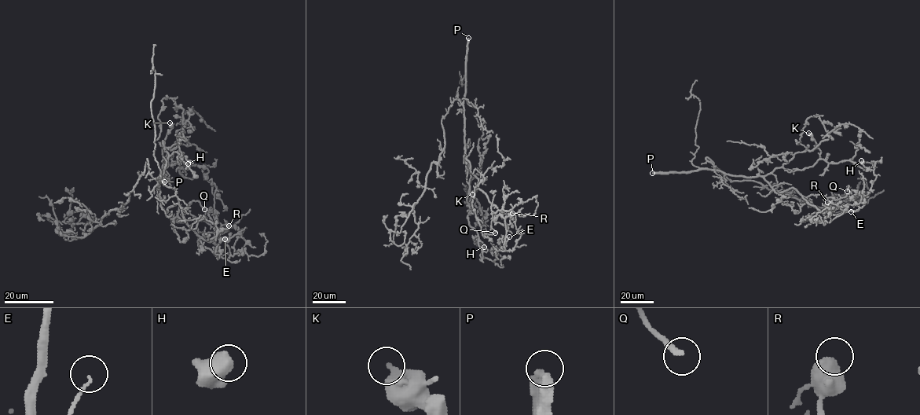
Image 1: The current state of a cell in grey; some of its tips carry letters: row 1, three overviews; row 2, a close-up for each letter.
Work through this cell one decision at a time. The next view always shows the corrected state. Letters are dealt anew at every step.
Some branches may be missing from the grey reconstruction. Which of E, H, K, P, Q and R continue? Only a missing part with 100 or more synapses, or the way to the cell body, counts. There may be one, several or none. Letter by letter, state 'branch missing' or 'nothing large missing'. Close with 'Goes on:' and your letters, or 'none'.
E: nothing large missing
H: nothing large missing
K: nothing large missing
P: nothing large missing
Q: nothing large missing
R: nothing large missing
Goes on: none

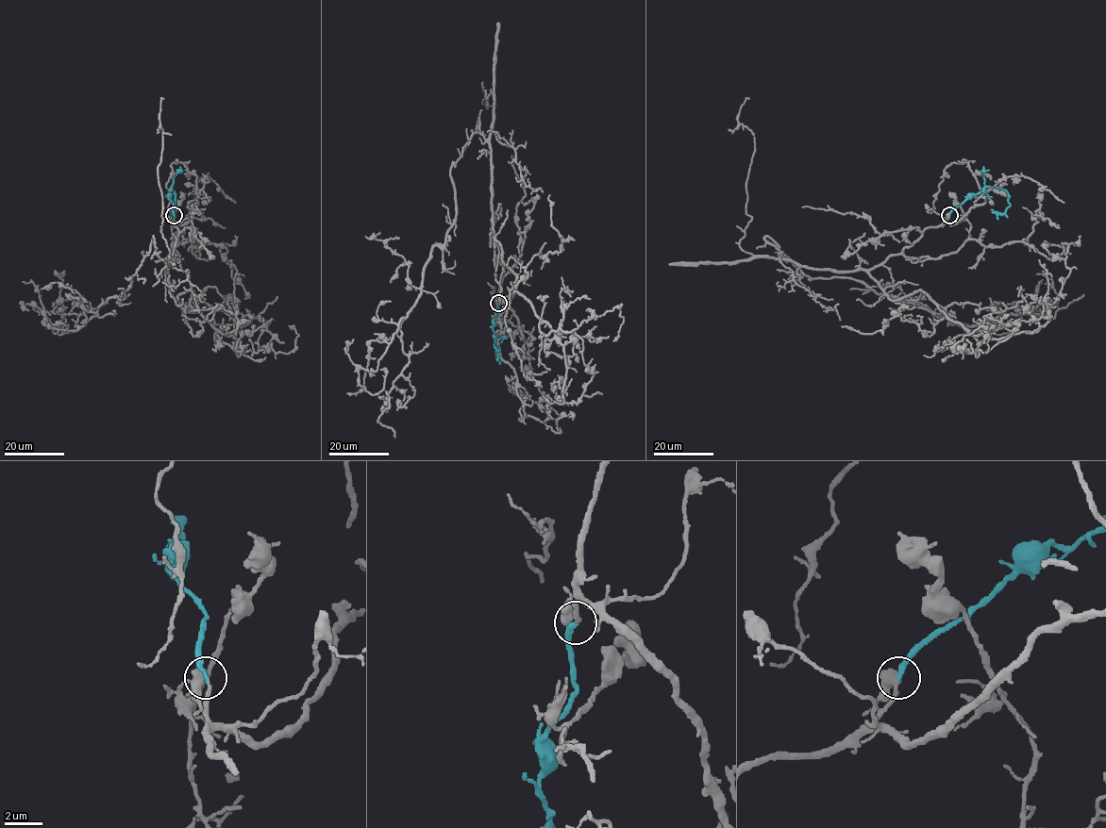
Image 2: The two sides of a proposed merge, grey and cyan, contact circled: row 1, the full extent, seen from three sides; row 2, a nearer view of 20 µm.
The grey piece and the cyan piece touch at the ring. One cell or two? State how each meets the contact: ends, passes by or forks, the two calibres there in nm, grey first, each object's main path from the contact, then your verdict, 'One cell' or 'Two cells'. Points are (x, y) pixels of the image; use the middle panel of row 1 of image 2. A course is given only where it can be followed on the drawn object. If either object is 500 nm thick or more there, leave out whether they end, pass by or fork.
At the ring grey ends. At the ring cyan ends. Thickness 190 nm (grey) against 280 nm. Course of grey: (498, 303), (478, 118), (416, 303), (376, 371), (359, 370), (373, 394), (380, 370). Course of cyan: (498, 303), (493, 330), (500, 362), (494, 344). One cell

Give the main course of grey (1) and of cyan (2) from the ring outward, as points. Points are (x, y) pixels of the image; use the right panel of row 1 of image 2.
1: (949, 215), (869, 269), (797, 266), (764, 239), (811, 278), (966, 331), (1041, 312), (1016, 311)
2: (949, 214), (985, 187), (1003, 189), (1009, 206), (1002, 214), (991, 209)

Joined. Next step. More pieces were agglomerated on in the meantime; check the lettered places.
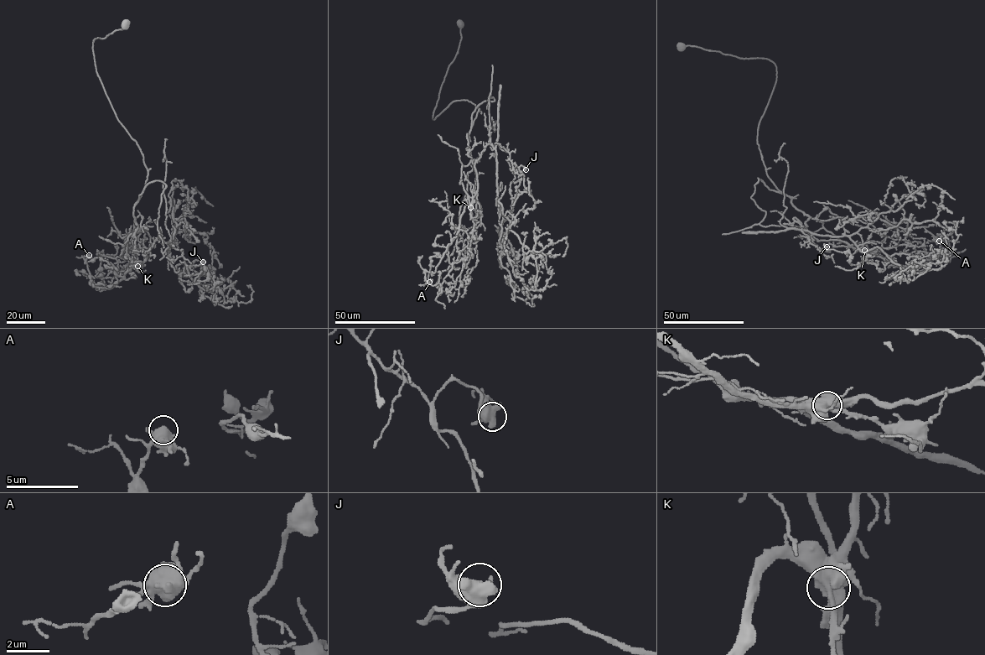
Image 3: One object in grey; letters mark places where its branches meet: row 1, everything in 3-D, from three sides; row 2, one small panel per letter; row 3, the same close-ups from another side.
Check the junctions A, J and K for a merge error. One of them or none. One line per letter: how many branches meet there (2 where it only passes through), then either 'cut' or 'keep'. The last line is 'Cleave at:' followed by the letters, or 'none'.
A: 2 branches meet; keep
J: 2 branches meet; keep
K: 2 branches meet; cut
Cleave at: K

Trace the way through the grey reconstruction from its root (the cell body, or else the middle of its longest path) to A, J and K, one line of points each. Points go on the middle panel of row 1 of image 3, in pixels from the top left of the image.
A: (460, 23), (432, 119), (456, 101), (479, 109), (461, 168), (467, 204), (443, 256), (431, 257), (429, 282)
J: (460, 23), (432, 119), (456, 101), (479, 109), (463, 189), (476, 192), (474, 163), (489, 137), (526, 169)
K: (460, 23), (458, 53), (432, 119), (456, 101), (479, 109), (467, 136), (471, 159), (461, 168), (470, 207)

